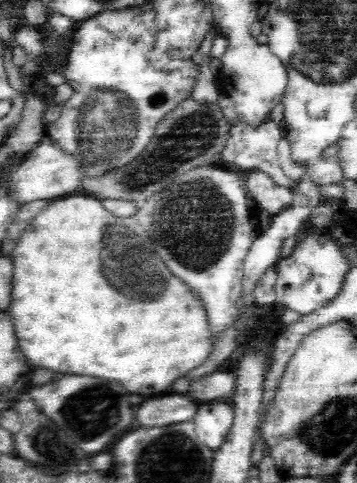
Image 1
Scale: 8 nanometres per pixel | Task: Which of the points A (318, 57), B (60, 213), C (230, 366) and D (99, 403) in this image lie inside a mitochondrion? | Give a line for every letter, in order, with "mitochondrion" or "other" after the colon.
A: mitochondrion
B: other
C: other
D: mitochondrion

